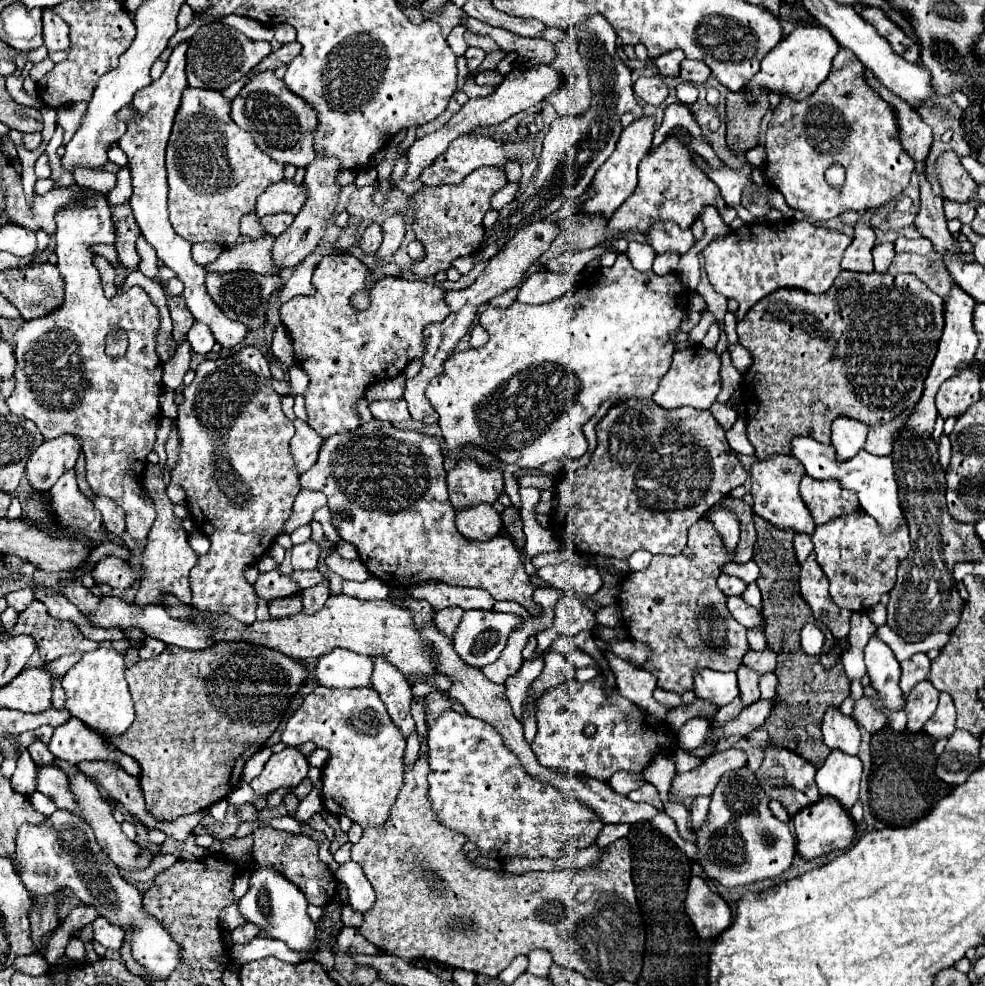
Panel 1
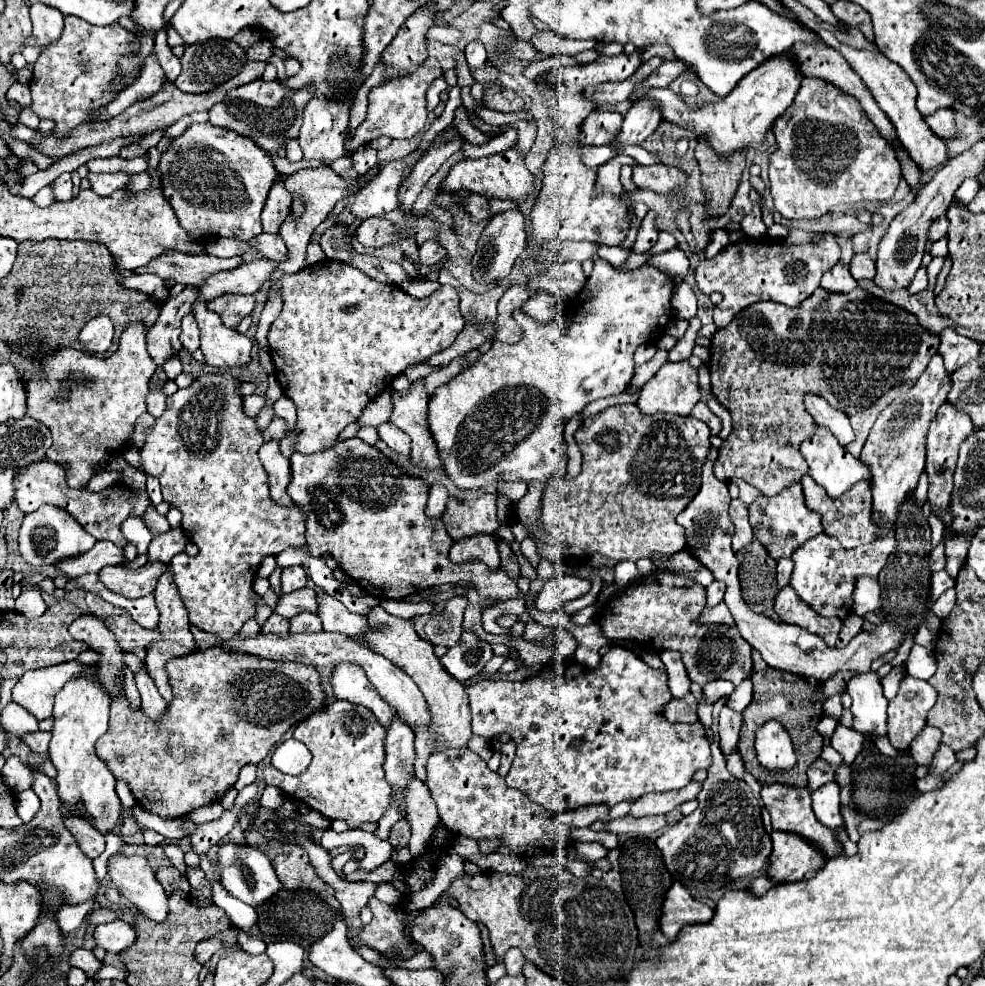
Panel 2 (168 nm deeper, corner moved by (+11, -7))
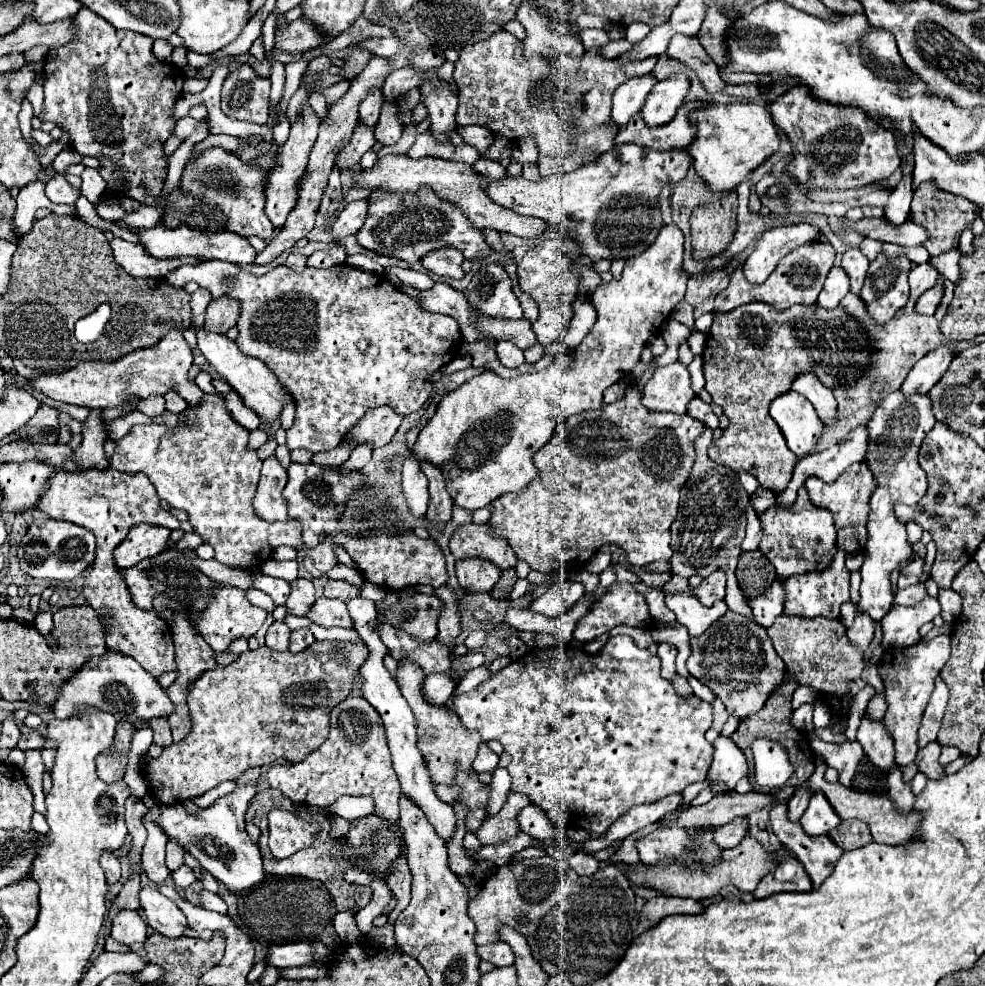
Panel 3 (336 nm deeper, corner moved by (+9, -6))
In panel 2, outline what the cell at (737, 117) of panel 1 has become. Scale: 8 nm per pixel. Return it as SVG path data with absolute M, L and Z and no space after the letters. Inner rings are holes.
M702 137L696 147L696 159L702 171L702 185L710 213L724 213L732 203L740 175L746 167L746 149L738 149L724 157Z

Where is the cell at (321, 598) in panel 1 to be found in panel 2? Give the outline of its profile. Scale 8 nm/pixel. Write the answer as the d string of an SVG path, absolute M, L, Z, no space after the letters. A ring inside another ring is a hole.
M304 611L294 619L290 619L290 633L314 633L314 631L322 631L322 623L318 615Z

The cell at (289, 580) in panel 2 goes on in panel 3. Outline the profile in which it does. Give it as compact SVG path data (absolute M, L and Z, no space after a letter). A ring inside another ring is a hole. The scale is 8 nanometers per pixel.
M296 578L294 582L290 582L290 596L288 596L288 602L286 602L286 610L288 614L294 614L294 616L306 616L314 604L314 586L310 580L300 580Z

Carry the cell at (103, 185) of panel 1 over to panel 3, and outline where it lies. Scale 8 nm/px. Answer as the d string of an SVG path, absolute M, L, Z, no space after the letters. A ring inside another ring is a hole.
M56 174L48 184L46 184L46 196L52 202L76 202L80 196L80 190L70 186L62 174Z

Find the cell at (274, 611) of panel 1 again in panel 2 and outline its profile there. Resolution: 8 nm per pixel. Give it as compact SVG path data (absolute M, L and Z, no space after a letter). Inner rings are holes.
M272 613L268 617L268 621L264 623L264 627L262 627L262 633L278 633L278 635L284 635L284 633L288 633L288 627L290 627L290 621L288 619Z

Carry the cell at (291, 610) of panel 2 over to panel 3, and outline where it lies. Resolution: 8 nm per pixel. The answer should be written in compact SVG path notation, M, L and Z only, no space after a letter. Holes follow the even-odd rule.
M318 598L308 614L308 618L322 628L354 628L354 622L346 610L344 600Z

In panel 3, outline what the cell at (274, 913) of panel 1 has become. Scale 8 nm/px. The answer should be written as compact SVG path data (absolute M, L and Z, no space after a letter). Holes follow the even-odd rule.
M258 782L240 784L232 794L218 798L212 806L198 810L198 814L186 812L182 804L174 806L158 804L160 816L156 818L156 824L162 828L168 840L176 840L226 888L246 890L256 886L264 878L262 854L244 830L244 812L256 792L258 792Z

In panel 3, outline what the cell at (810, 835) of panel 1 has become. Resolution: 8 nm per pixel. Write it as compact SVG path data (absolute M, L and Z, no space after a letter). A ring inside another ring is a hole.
M782 862L774 874L768 874L762 878L758 888L752 892L756 900L768 898L778 892L810 892L810 878L806 878L806 872L802 870L800 862Z

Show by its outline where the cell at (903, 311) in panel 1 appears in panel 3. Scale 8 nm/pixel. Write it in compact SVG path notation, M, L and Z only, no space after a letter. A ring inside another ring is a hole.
M762 302L744 304L738 306L738 310L712 310L714 316L712 328L706 336L706 348L702 354L704 366L704 378L706 378L706 390L710 392L714 404L718 404L724 414L730 418L728 428L722 432L718 440L714 440L708 448L708 456L718 462L720 466L730 466L730 470L740 472L746 470L752 474L760 484L770 486L774 492L782 490L786 482L790 480L790 474L794 470L796 454L786 446L786 440L782 438L782 432L778 430L778 424L768 414L768 404L782 392L790 390L790 382L798 372L814 372L828 388L834 386L846 386L846 378L866 370L866 362L872 358L872 350L868 346L868 340L856 320L852 320L842 308L826 310L814 306L792 306L784 312L774 310L772 306L766 306Z

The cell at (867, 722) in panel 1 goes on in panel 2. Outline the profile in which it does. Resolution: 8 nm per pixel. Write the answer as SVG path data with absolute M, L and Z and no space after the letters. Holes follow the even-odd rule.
M838 723L838 727L832 733L832 747L842 755L844 763L852 763L856 759L856 755L860 753L864 743L864 735L860 735L858 731L844 727L842 723Z

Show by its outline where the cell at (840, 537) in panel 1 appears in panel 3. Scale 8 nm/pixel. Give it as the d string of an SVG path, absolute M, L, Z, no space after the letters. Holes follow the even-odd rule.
M838 550L832 564L822 574L796 574L782 582L786 598L784 598L784 614L786 616L800 616L800 618L838 618L840 606L850 598L850 572L844 566L846 552Z

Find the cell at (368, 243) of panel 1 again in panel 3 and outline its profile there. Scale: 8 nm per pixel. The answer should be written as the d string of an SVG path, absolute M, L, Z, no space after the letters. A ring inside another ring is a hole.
M422 186L414 194L386 194L384 190L374 190L368 200L368 216L364 226L358 230L356 240L360 246L376 254L392 256L412 266L438 248L456 248L470 262L486 260L492 252L490 244L484 240L484 232L476 228L458 206L434 194L430 186Z

